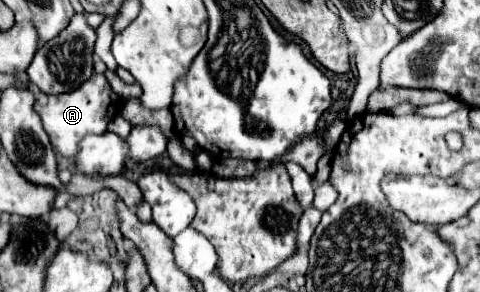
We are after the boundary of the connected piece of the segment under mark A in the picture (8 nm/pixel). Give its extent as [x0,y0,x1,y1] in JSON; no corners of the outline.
[29,75,111,157]

